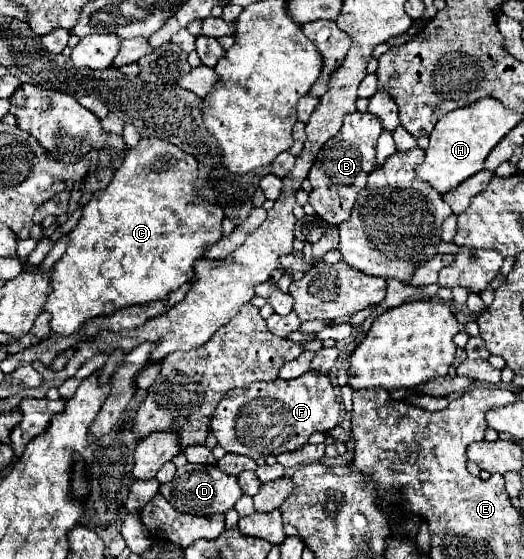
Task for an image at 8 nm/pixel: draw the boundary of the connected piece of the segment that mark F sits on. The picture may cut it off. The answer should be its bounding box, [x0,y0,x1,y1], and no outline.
[210,371,340,459]

